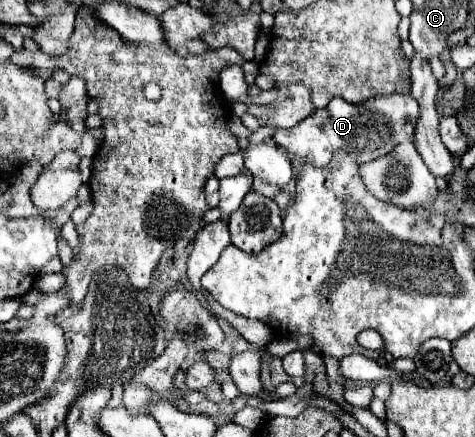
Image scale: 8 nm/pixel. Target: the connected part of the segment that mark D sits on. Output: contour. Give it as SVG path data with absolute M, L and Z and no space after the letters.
M409 93L377 95L357 105L335 97L325 109L317 109L307 119L303 119L297 127L281 129L273 137L277 145L287 149L289 155L299 159L309 157L315 167L325 167L331 161L333 153L337 151L351 153L355 155L357 163L365 163L391 153L397 143L403 143L403 141L415 143L413 131L415 131L417 119L419 119L419 103Z

